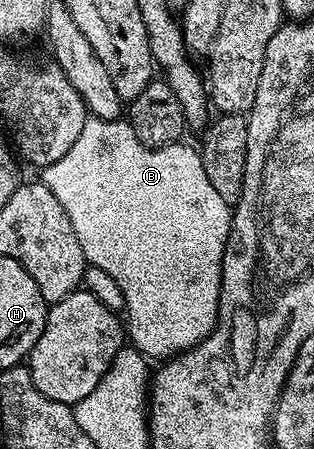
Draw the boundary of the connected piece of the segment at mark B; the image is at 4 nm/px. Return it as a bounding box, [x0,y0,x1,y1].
[41,117,233,361]

